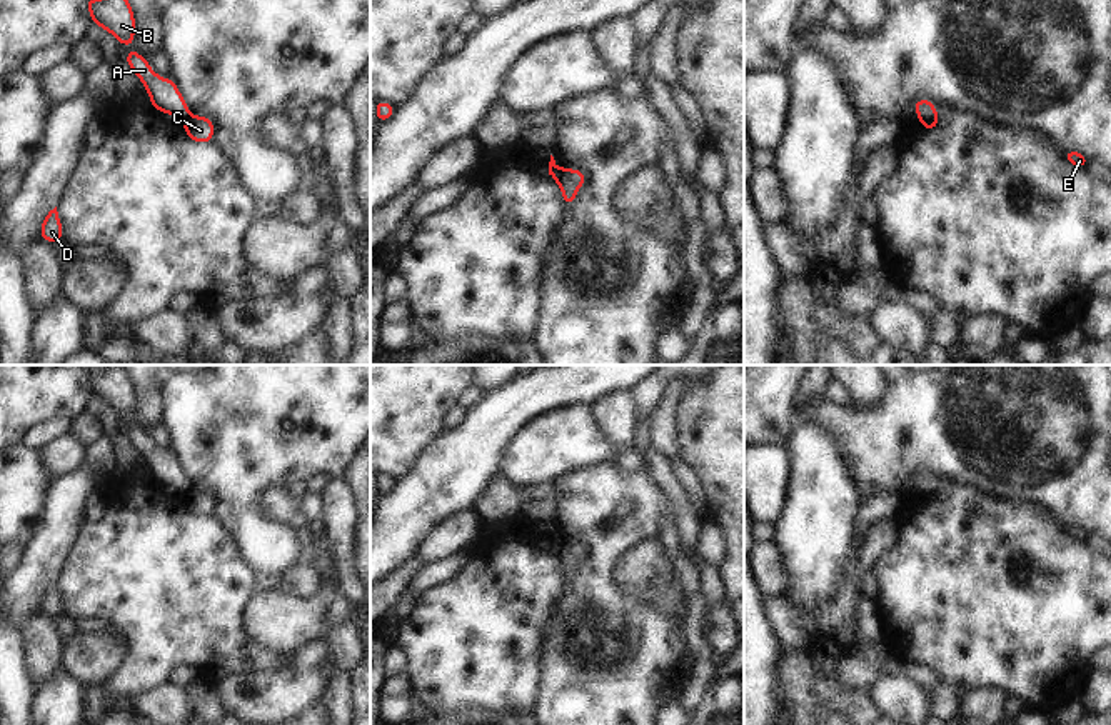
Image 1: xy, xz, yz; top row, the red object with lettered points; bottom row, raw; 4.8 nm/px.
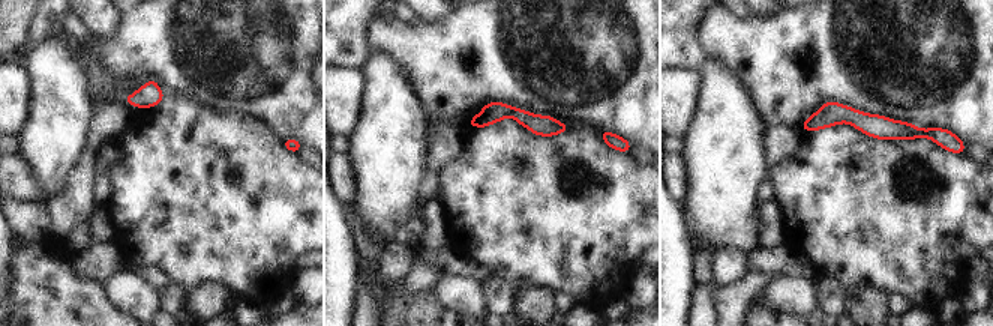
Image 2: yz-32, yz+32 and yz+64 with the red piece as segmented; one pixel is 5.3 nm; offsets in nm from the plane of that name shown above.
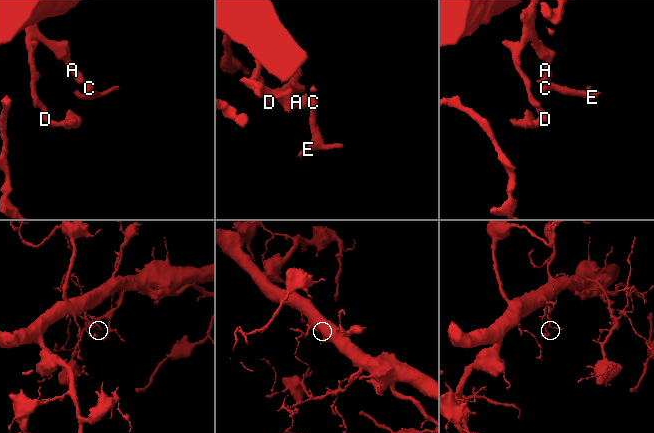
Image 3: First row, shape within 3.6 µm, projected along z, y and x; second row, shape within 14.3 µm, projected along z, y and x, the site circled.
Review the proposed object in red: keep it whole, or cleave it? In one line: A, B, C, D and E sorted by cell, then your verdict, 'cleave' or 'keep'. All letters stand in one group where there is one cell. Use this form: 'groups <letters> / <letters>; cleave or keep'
groups A B D / C E; cleave

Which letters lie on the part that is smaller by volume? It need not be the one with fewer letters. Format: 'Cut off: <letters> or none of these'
Cut off: C, E

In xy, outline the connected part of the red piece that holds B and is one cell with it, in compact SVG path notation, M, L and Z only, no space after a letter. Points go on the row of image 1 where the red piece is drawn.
M87 0L85 5L92 23L110 32L120 45L133 43L135 13L128 0Z

